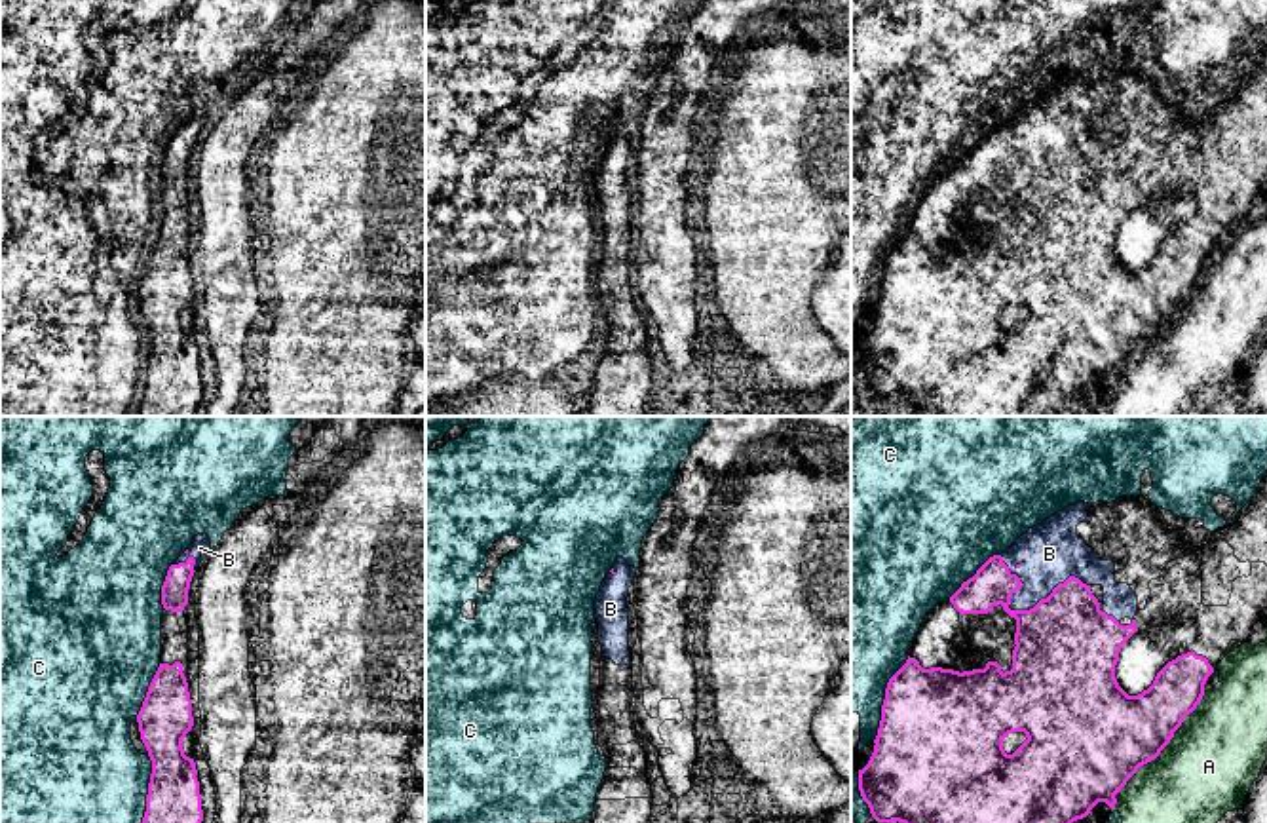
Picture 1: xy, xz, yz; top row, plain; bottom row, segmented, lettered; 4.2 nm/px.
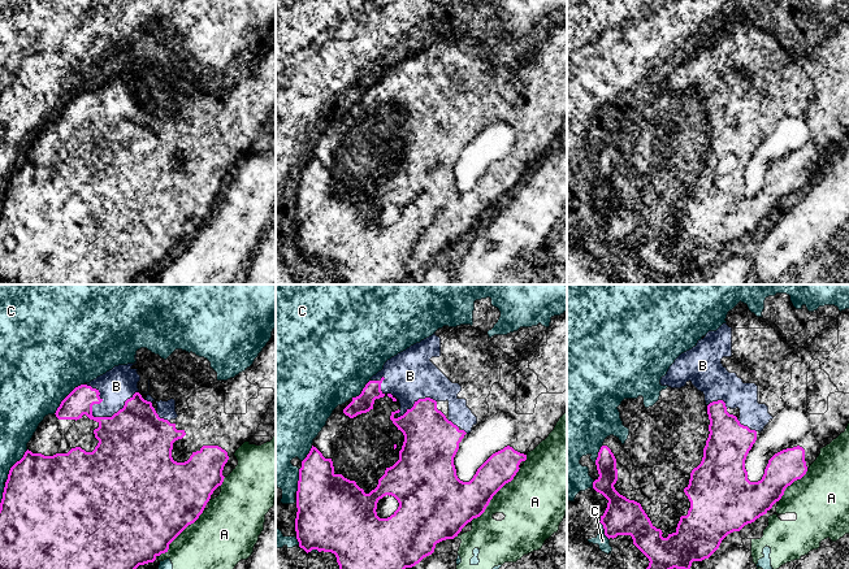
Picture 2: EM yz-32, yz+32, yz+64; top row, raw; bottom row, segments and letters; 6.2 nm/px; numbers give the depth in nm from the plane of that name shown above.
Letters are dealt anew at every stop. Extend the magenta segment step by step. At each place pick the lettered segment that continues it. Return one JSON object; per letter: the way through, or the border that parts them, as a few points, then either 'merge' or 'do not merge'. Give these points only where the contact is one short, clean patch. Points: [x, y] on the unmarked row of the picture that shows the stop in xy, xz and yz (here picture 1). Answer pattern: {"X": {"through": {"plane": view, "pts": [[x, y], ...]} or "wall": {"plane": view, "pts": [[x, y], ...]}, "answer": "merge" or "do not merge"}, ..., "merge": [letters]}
{"A": {"answer": "do not merge"}, "B": {"answer": "merge"}, "C": {"answer": "do not merge"}, "merge": ["B"]}

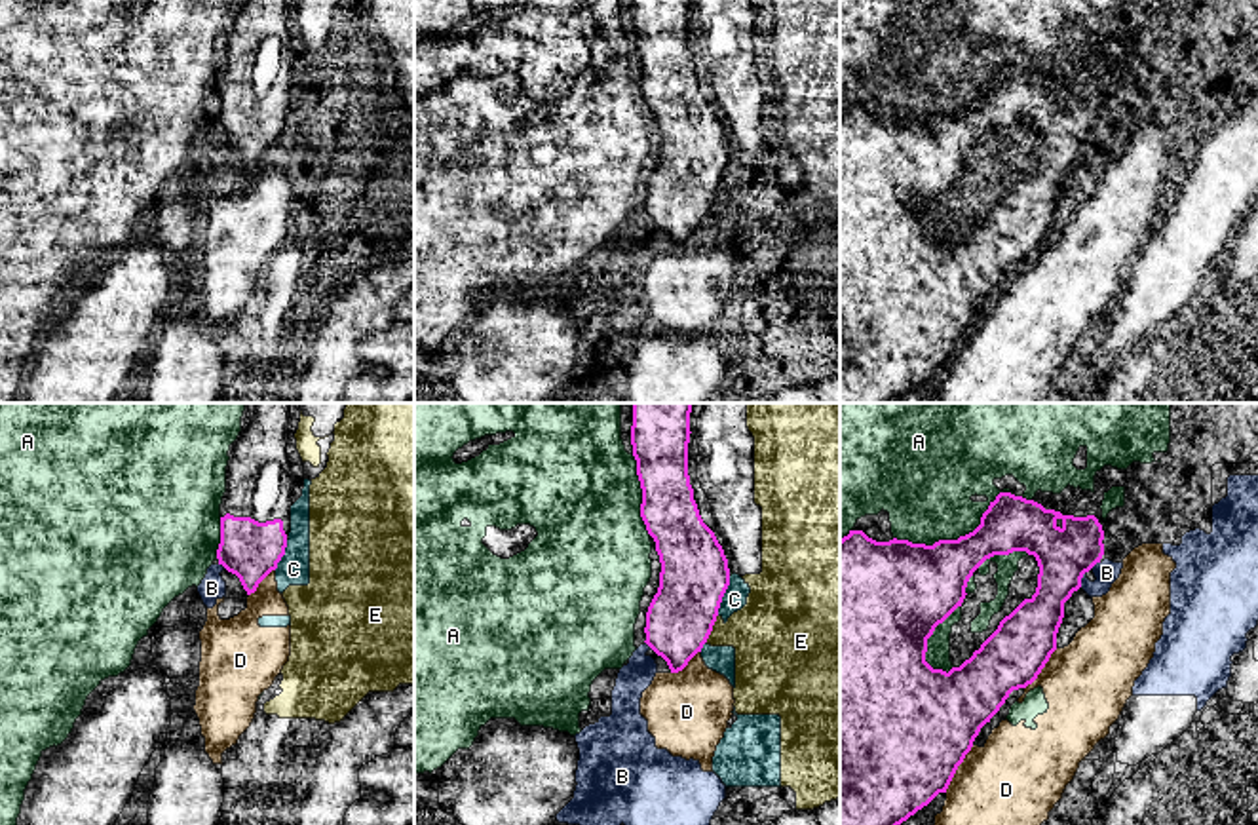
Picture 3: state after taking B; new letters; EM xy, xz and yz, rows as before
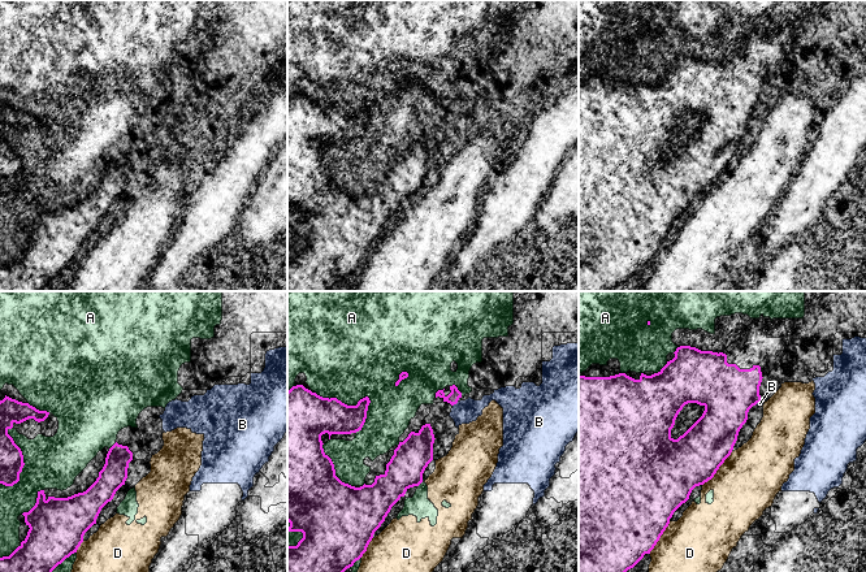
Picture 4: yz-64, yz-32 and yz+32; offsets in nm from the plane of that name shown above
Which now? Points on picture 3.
{"A": {"answer": "do not merge"}, "B": {"wall": {"plane": "yz", "pts": [[1086, 145], [1080, 160]]}, "answer": "do not merge"}, "C": {"answer": "do not merge"}, "D": {"answer": "do not merge"}, "E": {"answer": "do not merge"}, "merge": []}

